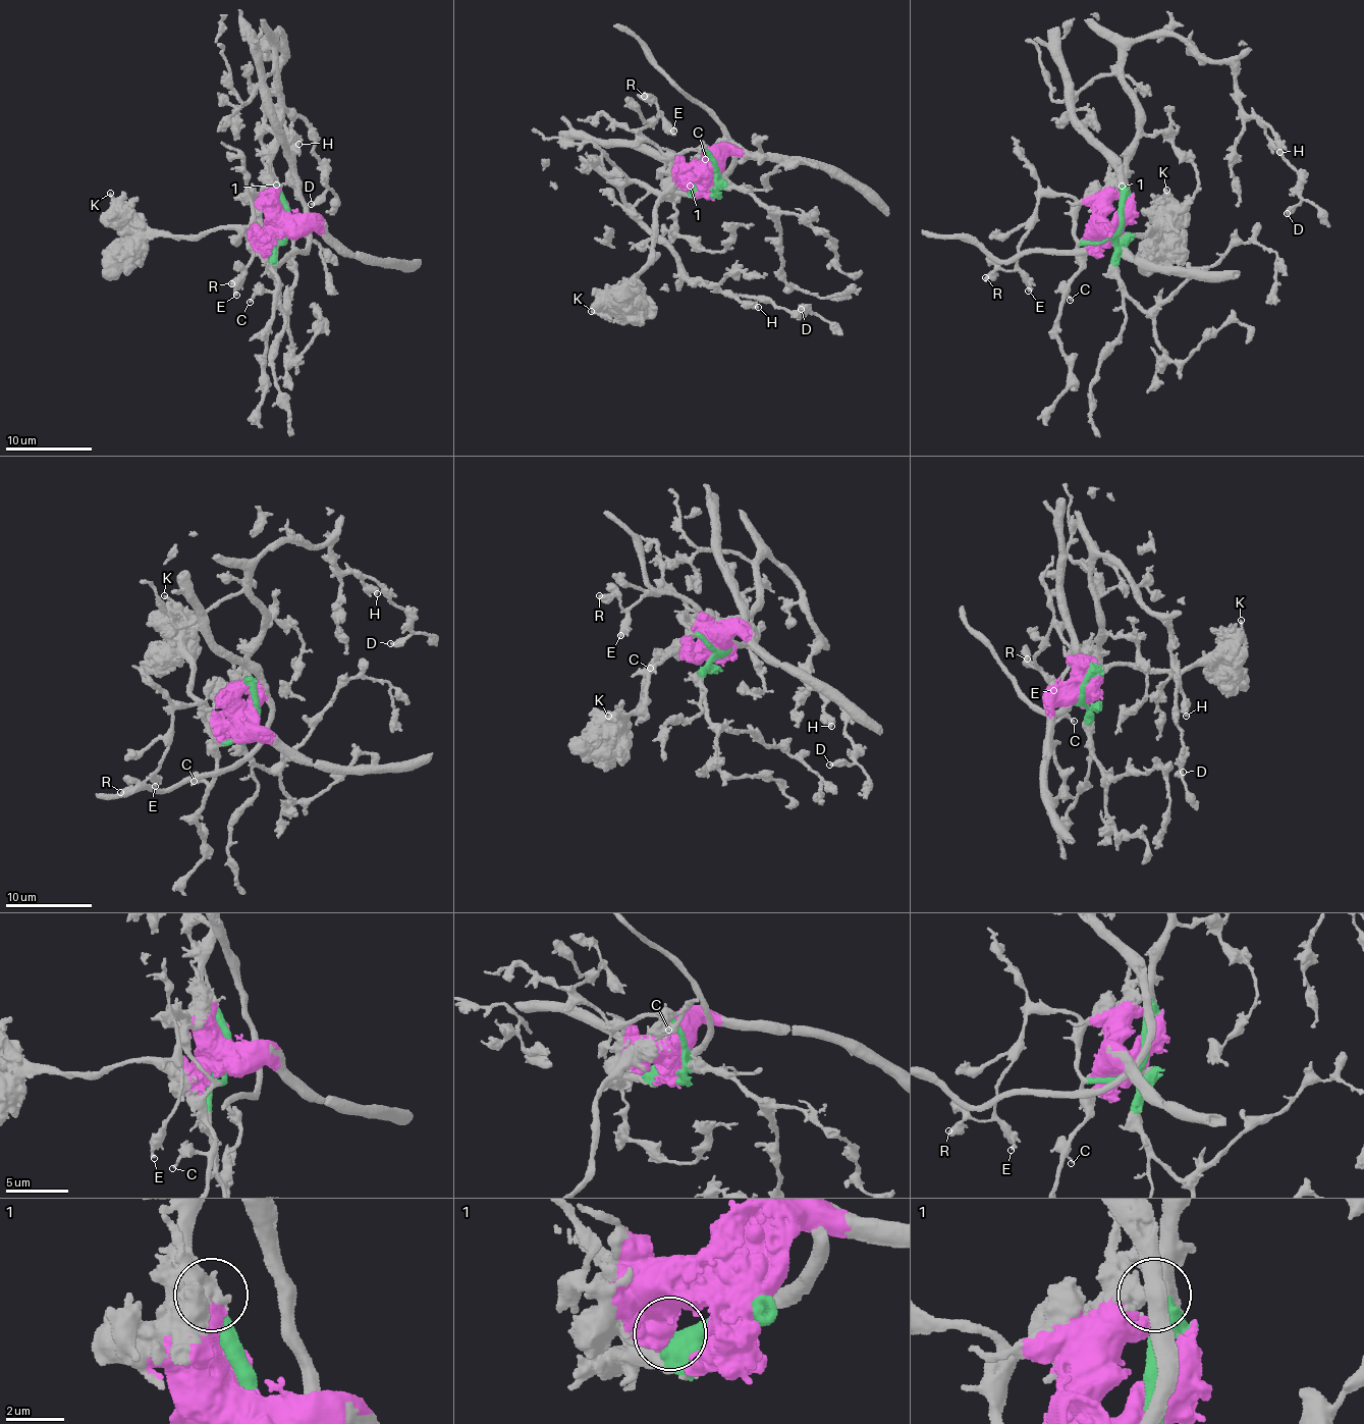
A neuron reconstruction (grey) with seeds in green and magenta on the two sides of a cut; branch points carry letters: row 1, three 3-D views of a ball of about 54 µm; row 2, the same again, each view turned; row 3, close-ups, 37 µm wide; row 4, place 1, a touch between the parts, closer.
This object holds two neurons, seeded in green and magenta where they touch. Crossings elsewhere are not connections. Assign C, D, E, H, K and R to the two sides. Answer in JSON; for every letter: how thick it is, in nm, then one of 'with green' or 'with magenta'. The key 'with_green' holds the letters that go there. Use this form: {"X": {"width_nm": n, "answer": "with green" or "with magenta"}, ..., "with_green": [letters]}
{"C": {"width_nm": 200, "answer": "with green"}, "D": {"width_nm": 360, "answer": "with green"}, "E": {"width_nm": 320, "answer": "with green"}, "H": {"width_nm": 440, "answer": "with green"}, "K": {"width_nm": 220, "answer": "with magenta"}, "R": {"width_nm": 550, "answer": "with green"}, "with_green": ["C", "D", "E", "H", "R"]}

